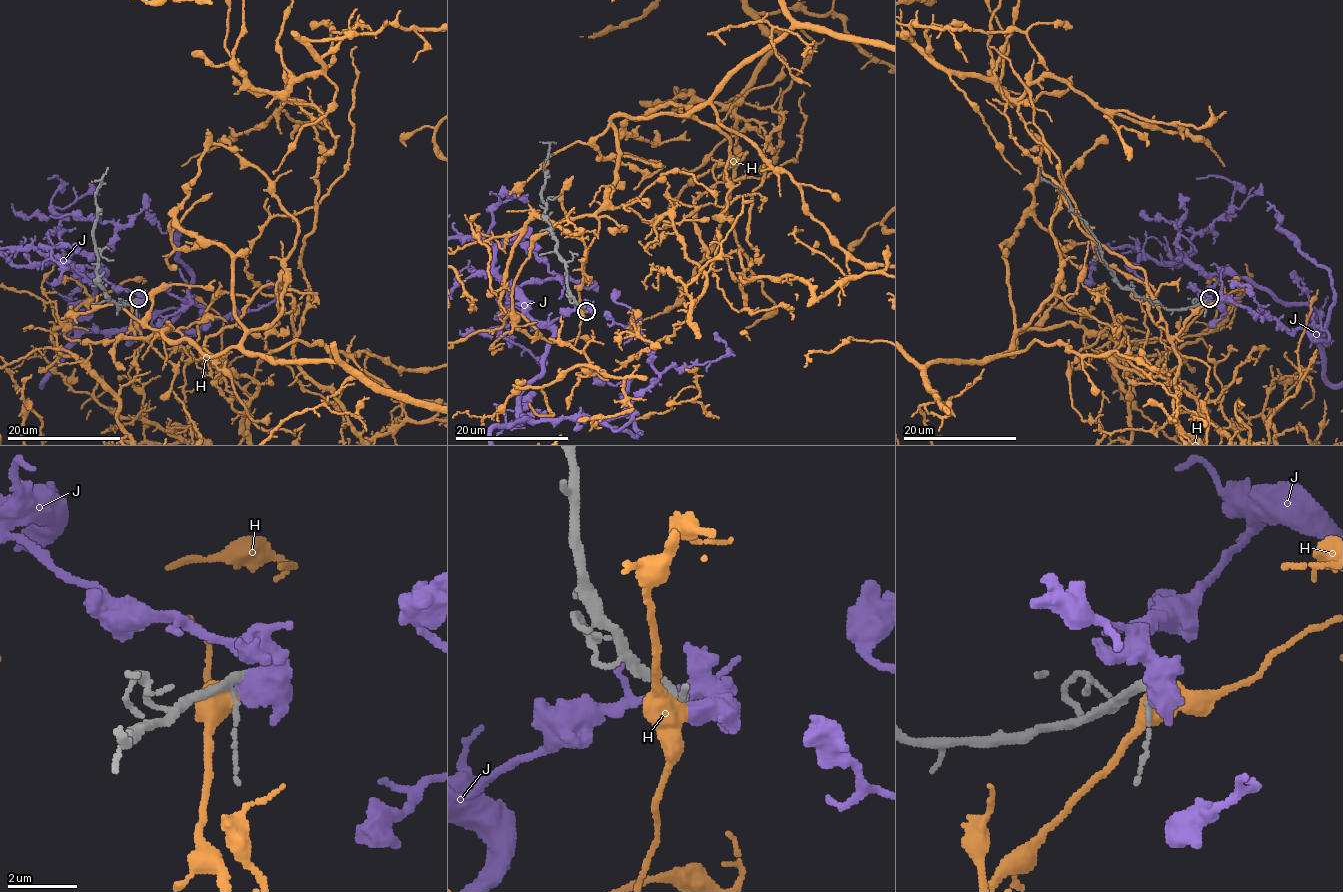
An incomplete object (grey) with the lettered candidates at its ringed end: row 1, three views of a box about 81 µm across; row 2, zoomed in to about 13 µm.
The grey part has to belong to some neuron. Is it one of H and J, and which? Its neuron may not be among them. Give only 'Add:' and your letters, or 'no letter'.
Add: no letter

